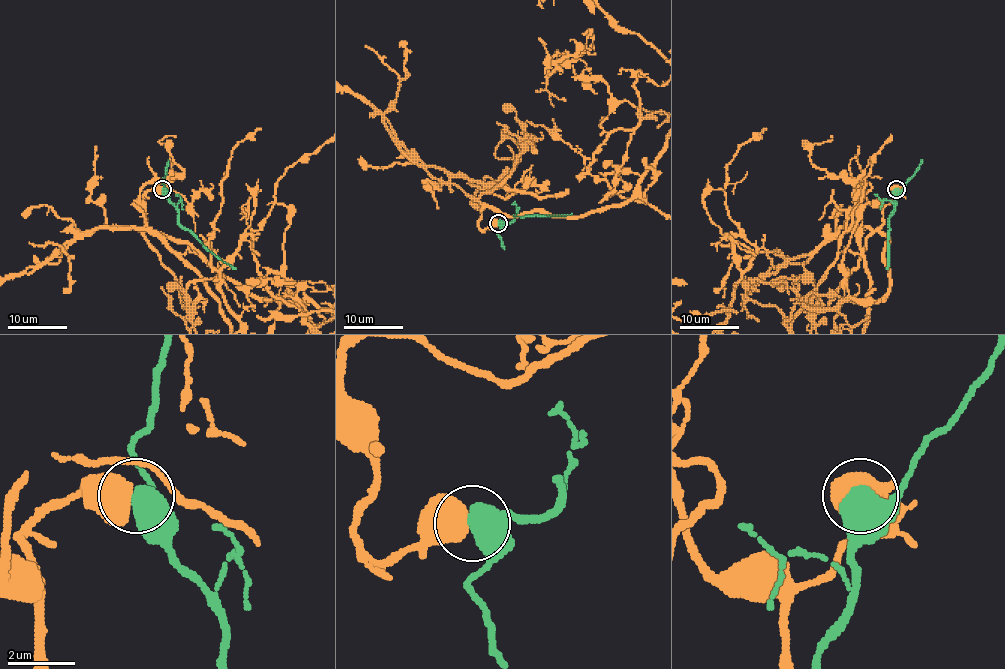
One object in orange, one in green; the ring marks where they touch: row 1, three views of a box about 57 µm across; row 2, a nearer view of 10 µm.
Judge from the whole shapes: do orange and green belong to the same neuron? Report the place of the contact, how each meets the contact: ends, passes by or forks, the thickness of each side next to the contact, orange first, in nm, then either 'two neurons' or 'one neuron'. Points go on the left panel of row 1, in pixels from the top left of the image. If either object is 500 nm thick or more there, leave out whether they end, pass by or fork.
place (162, 189); calibres 700 and 650 nm; one neuron

